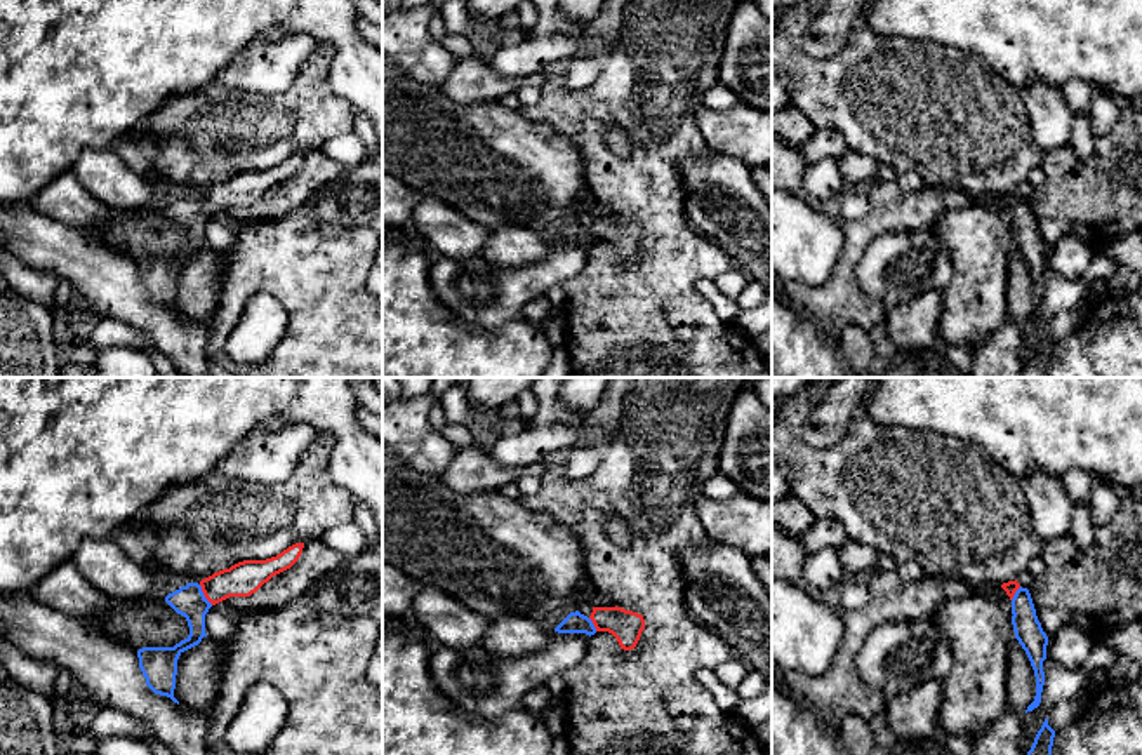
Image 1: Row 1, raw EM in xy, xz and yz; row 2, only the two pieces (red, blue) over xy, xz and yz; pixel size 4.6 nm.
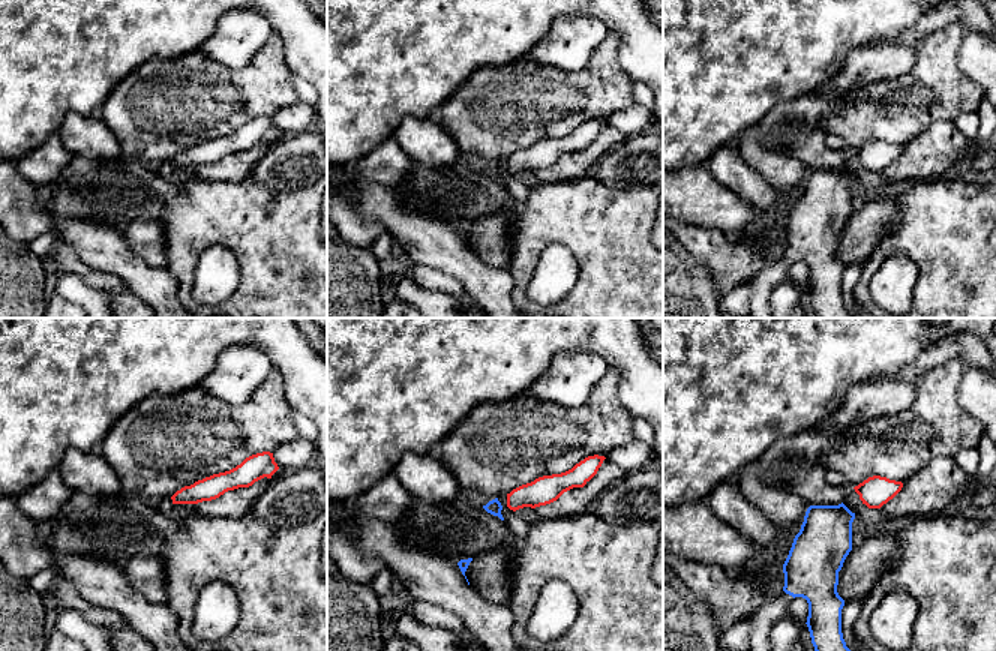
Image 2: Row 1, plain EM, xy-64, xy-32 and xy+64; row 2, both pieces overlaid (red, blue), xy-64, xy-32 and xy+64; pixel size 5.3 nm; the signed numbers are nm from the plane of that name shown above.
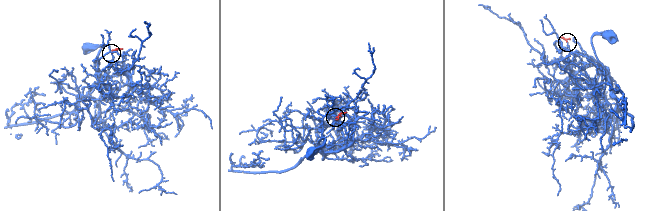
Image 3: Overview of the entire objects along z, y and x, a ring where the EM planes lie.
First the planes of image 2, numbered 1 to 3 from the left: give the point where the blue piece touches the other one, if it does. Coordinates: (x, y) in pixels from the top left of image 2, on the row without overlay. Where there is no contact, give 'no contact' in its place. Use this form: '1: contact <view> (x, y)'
1: no contact
2: no contact
3: no contact

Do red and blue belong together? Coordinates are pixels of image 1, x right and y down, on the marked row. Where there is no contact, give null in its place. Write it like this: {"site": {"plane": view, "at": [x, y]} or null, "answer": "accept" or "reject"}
{"site": {"plane": "xy", "at": [204, 594]}, "answer": "accept"}

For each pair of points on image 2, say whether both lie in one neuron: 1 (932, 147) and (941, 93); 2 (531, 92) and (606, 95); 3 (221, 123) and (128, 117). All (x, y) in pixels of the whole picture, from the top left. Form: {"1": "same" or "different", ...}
{"1": "different", "2": "same", "3": "same"}

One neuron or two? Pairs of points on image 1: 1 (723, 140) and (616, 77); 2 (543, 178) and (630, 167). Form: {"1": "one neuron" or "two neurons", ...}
{"1": "two neurons", "2": "two neurons"}

